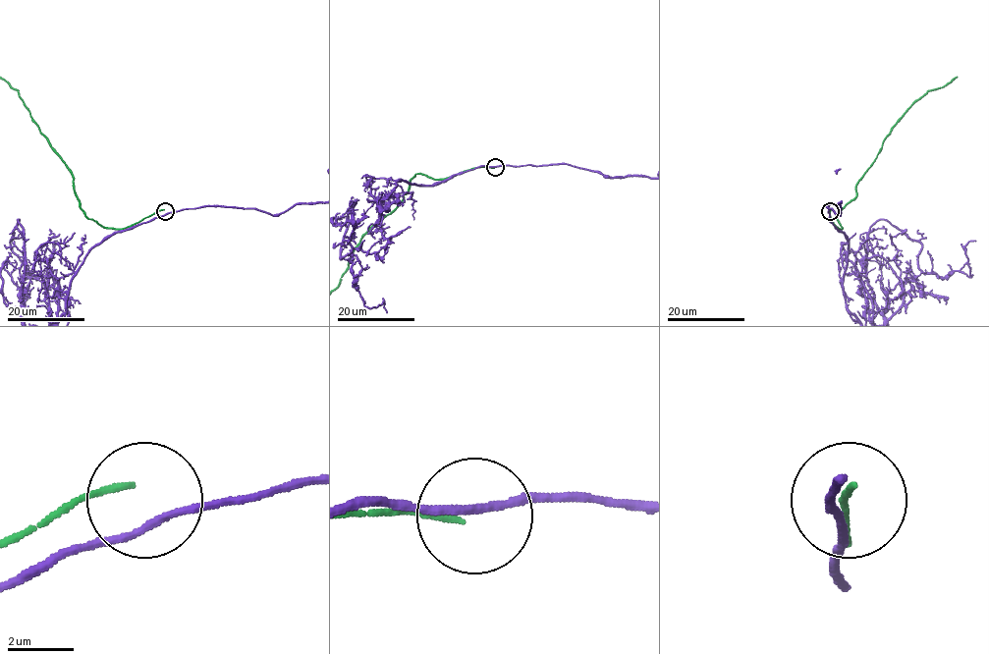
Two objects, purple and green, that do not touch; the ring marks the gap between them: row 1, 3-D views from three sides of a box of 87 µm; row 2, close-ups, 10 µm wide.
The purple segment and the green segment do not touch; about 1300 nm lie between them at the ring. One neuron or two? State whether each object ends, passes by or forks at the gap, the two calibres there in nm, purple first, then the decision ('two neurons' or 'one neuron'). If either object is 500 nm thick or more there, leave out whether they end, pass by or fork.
purple passes by; green ends there; 240 nm thick on the purple side, 190 nm on the other; two neurons

